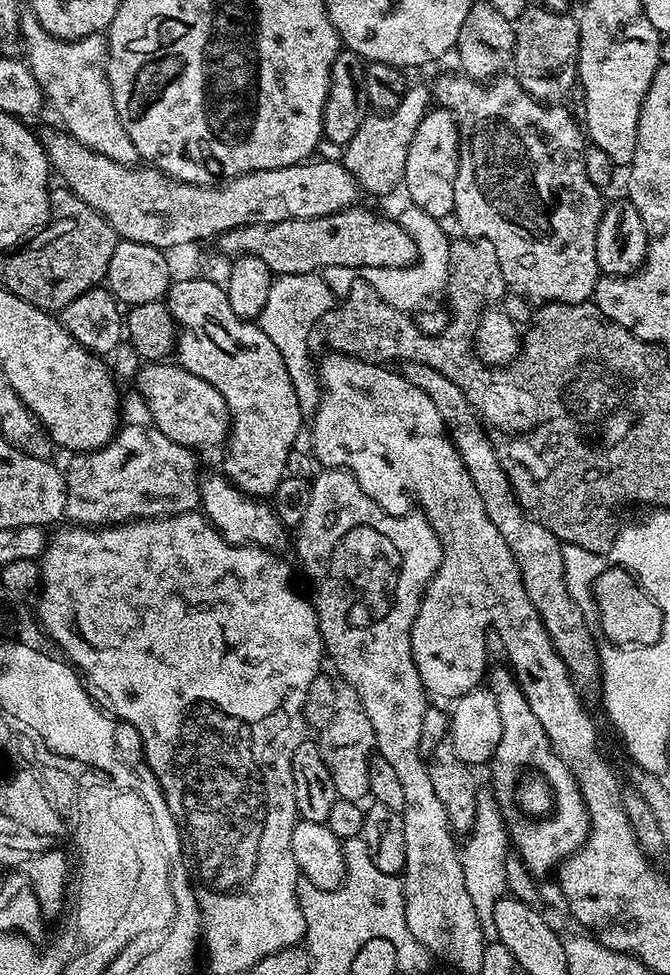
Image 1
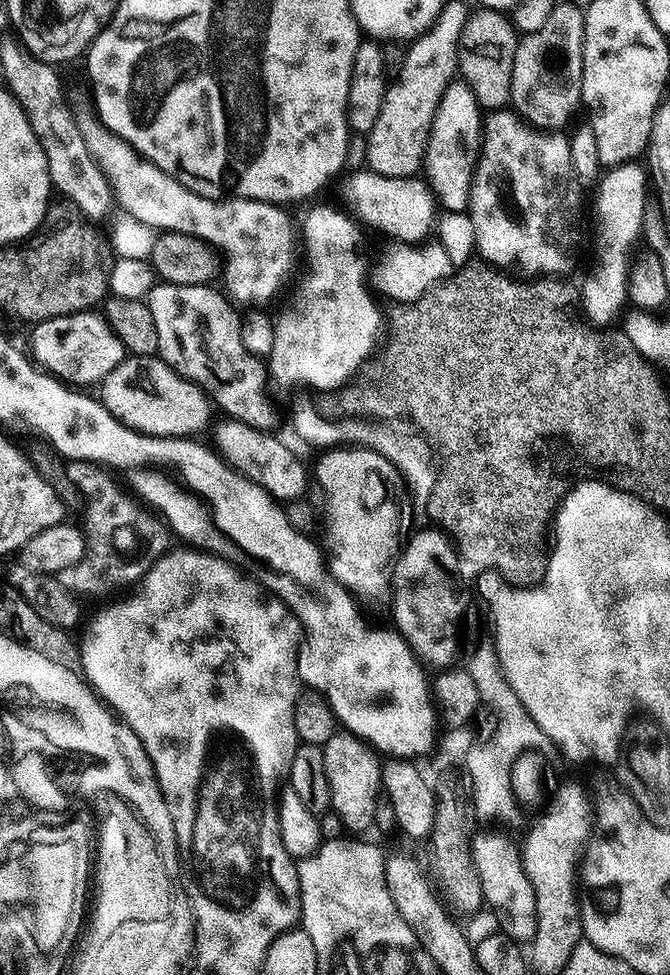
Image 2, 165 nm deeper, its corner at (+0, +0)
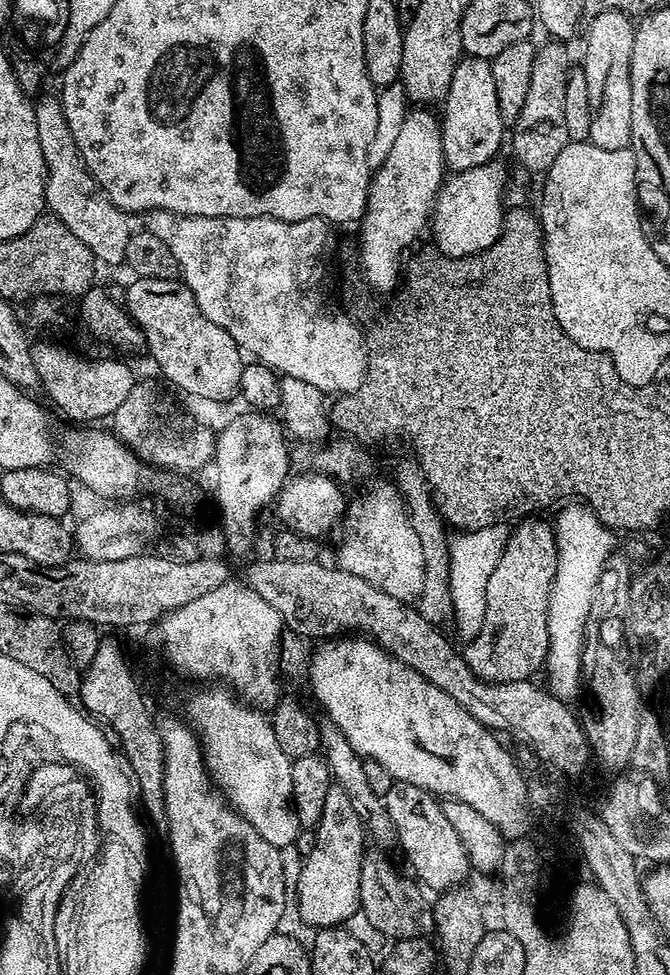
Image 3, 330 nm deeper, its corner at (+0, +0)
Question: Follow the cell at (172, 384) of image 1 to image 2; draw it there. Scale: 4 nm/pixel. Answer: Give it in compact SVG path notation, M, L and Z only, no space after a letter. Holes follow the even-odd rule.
M228 418L224 422L225 424L215 425L217 428L214 448L231 467L241 476L247 476L254 483L262 485L275 500L293 502L305 495L308 480L310 484L309 469L307 472L303 462L278 437L267 436L266 433L259 432L259 427L238 419Z

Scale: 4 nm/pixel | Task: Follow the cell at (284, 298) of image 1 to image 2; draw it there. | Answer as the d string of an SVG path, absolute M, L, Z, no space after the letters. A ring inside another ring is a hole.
M306 404L295 410L292 418L292 424L297 436L308 444L318 446L317 448L337 447L344 443L345 445L356 445L361 448L370 448L378 453L380 456L385 457L392 465L394 465L400 472L403 483L407 484L408 490L412 496L412 504L416 513L423 514L429 509L433 486L436 485L436 462L431 444L421 434L414 431L412 421L404 418L396 417L385 421L373 421L368 426L338 426L336 423L328 420L322 416L312 405Z

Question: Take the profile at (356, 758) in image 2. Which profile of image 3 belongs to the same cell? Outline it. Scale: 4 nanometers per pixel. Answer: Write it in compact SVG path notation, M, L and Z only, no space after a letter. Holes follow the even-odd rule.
M331 787L326 790L326 803L322 806L322 818L314 826L316 845L308 856L303 857L300 865L300 877L294 882L294 904L300 907L300 916L312 927L312 930L335 928L347 925L352 915L357 915L360 906L360 878L364 871L366 851L366 829L360 821L358 810L354 810L346 790Z

